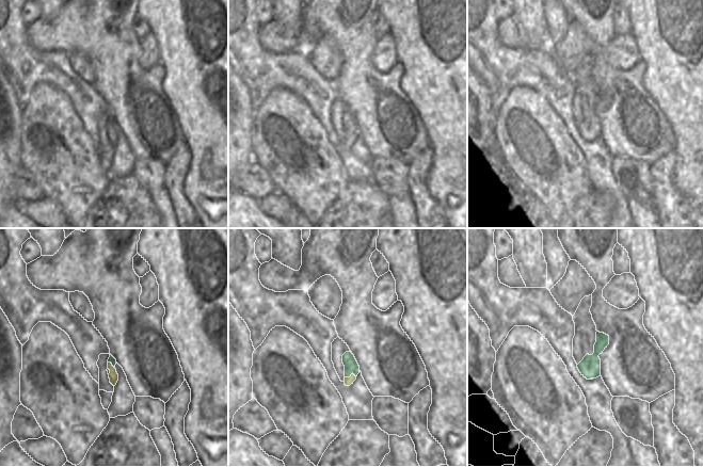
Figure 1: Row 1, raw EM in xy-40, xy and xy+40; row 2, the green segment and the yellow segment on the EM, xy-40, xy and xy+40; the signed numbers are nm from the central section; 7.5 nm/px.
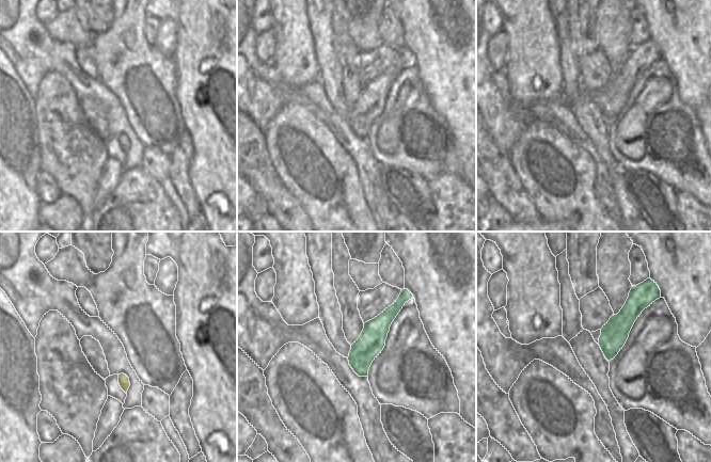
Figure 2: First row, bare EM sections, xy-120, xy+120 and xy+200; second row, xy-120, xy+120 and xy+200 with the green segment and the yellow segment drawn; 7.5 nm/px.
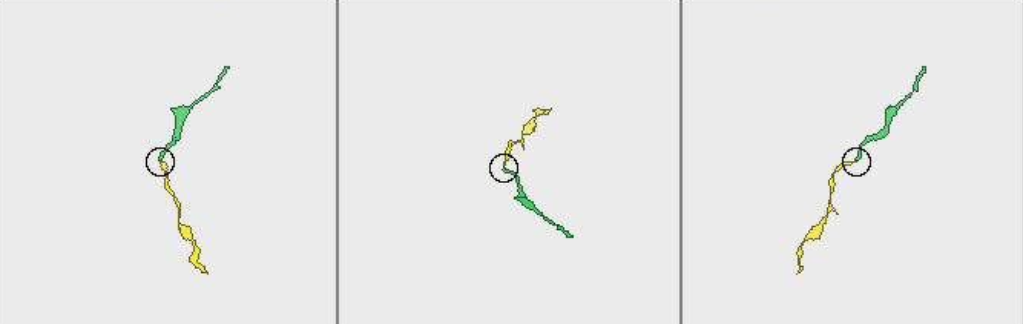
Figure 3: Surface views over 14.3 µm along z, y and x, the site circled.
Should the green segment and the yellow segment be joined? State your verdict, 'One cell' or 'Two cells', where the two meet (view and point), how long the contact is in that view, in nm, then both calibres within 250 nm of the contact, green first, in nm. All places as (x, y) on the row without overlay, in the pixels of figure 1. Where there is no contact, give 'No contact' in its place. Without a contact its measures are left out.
Two cells. Touches green at xy (350, 137). Shared border 90 nm. Thickness 110 nm (green) against 60 nm

